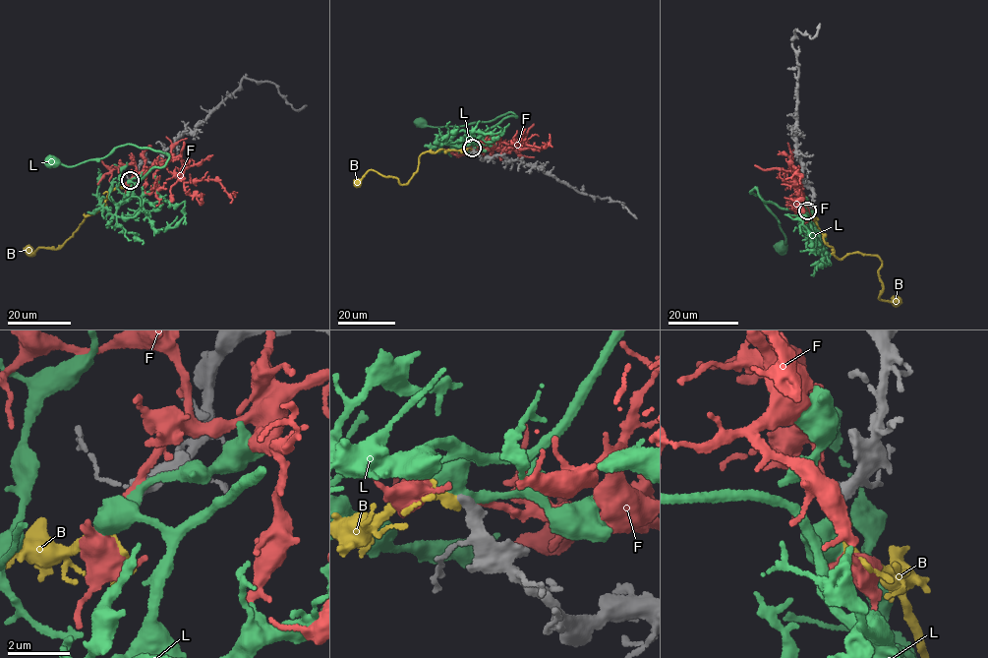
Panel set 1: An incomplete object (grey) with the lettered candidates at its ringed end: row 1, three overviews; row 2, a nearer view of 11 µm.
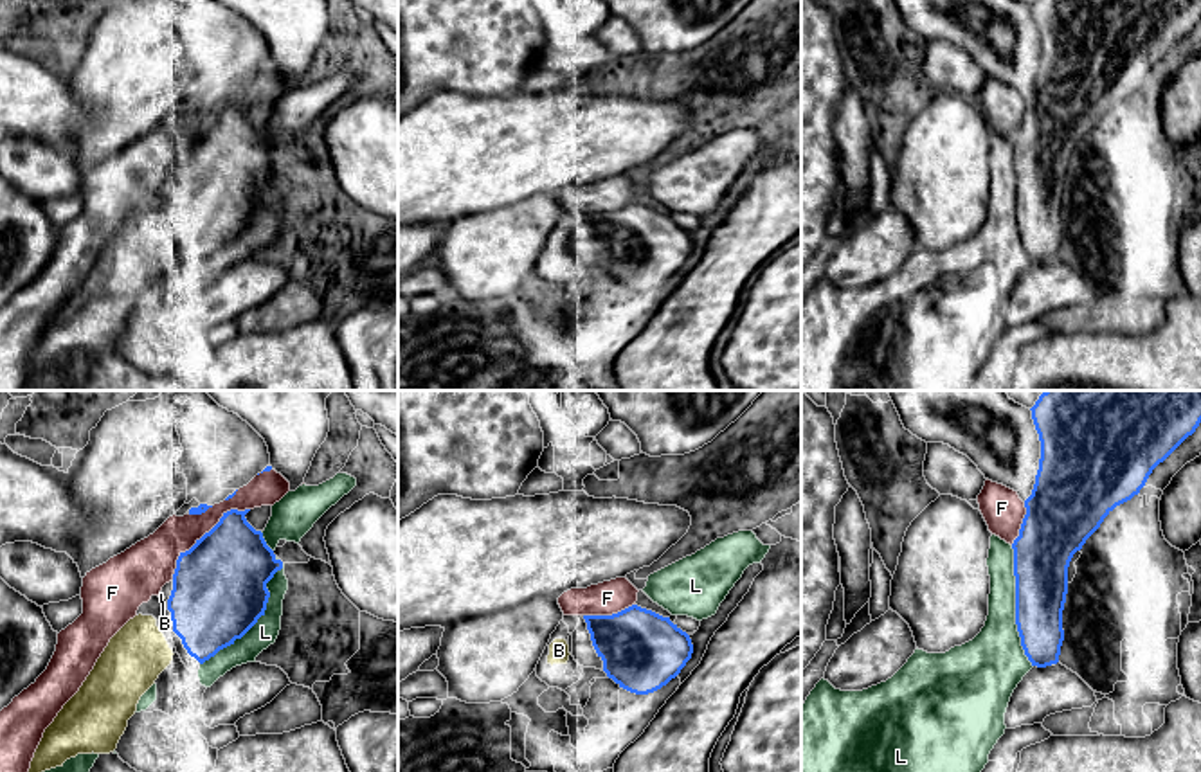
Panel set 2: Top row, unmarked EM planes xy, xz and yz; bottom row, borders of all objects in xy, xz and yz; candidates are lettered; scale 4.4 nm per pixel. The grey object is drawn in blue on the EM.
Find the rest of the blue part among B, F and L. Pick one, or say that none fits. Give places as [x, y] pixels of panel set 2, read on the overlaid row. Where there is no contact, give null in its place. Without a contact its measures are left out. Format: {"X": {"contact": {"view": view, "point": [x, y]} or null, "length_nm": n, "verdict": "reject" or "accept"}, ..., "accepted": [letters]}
{"B": {"contact": null, "verdict": "accept"}, "F": {"contact": {"view": "xy", "point": [204, 535]}, "length_nm": 480, "verdict": "reject"}, "L": {"contact": {"view": "xy", "point": [256, 621]}, "length_nm": 600, "verdict": "reject"}, "accepted": ["B"]}

